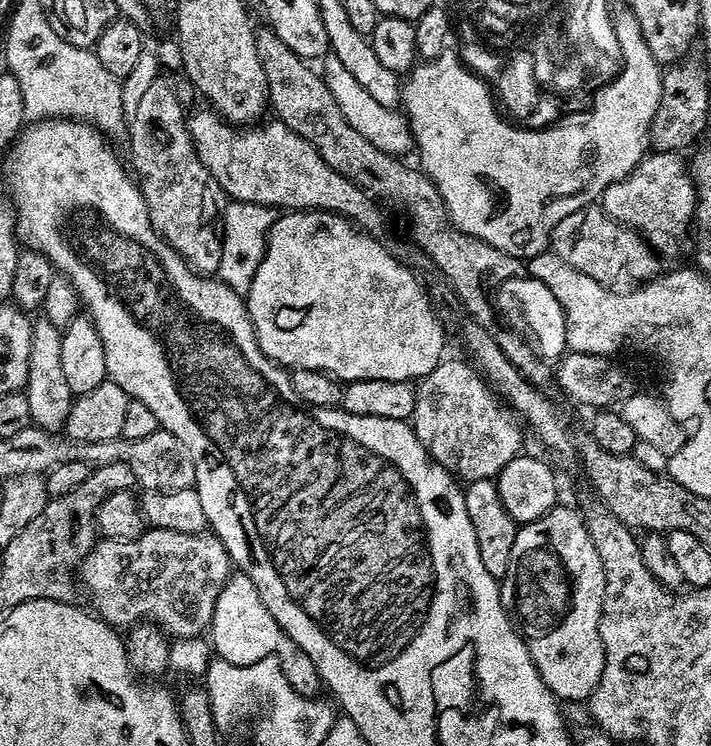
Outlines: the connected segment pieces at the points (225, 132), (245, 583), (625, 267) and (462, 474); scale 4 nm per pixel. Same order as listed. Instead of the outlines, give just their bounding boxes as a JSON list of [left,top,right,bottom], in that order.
[[187,106,388,241],[211,574,322,698],[550,206,662,286],[410,359,521,481]]

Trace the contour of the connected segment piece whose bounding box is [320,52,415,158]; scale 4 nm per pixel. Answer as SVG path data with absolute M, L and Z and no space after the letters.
M327 53L320 63L322 63L320 73L323 81L326 82L330 94L334 95L342 116L346 118L346 122L350 126L354 127L354 130L358 131L358 134L361 134L362 138L366 138L372 146L377 146L378 150L382 150L388 156L397 158L405 157L406 153L411 153L415 149L412 129L408 126L407 119L399 111L379 106L378 102L355 81L350 70L347 70L346 66L339 61L337 55Z

